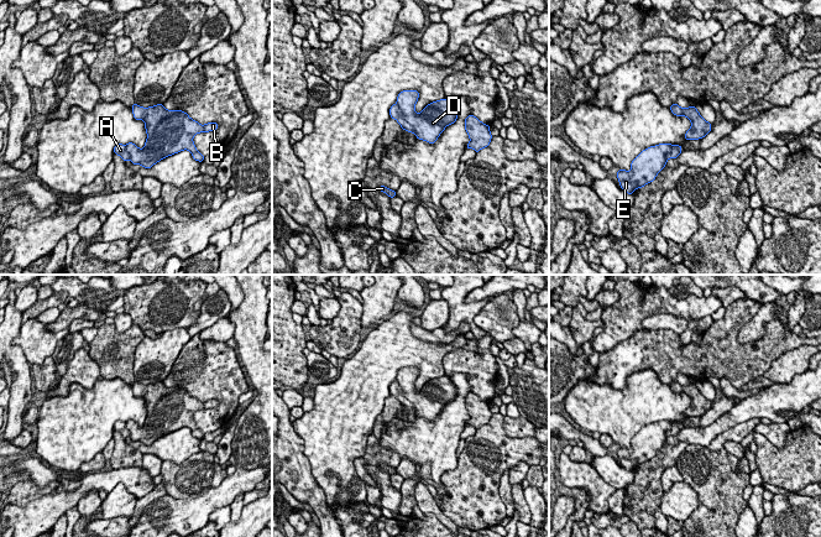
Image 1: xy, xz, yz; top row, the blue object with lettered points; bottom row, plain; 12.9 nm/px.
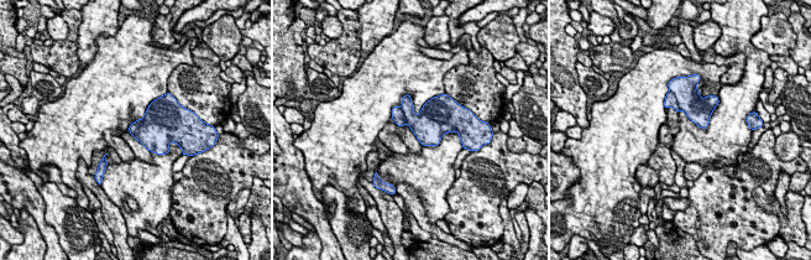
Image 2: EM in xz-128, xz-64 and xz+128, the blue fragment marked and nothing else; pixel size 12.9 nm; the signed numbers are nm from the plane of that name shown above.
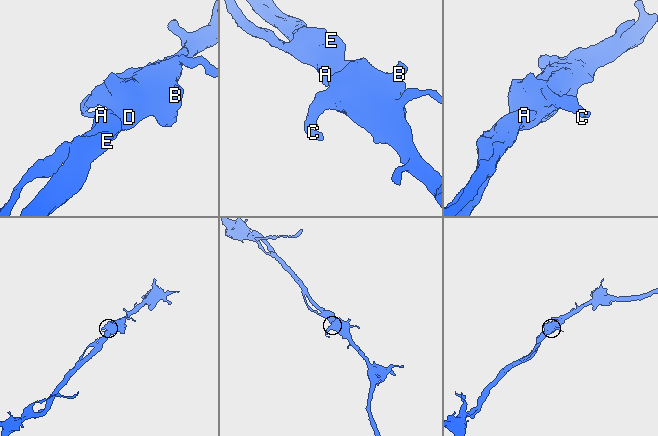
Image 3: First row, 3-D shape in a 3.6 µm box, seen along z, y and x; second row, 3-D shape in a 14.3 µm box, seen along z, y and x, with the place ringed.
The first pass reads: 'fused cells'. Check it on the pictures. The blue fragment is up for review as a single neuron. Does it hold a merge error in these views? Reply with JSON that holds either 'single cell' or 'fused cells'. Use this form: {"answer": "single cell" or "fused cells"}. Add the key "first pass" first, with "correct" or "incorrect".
{"first pass": "correct", "answer": "fused cells"}

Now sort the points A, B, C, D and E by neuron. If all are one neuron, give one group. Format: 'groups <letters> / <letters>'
groups A / B C D E

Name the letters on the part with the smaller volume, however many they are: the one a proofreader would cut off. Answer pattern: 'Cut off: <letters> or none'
Cut off: A

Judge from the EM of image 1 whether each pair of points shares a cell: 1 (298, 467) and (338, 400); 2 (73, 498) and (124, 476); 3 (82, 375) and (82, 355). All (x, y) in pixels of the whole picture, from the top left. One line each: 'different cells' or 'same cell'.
1: different cells
2: same cell
3: same cell

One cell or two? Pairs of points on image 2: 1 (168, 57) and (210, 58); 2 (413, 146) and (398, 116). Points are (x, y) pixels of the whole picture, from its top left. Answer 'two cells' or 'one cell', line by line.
1: two cells
2: one cell

